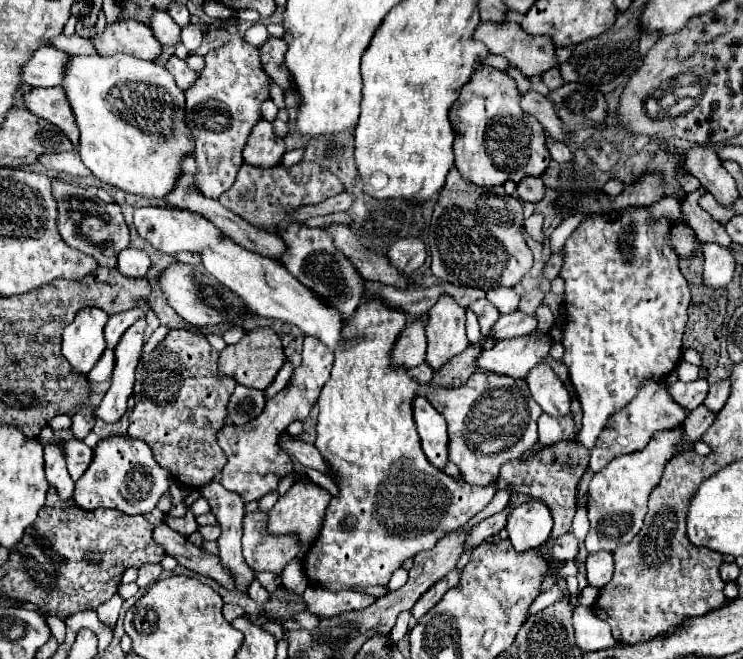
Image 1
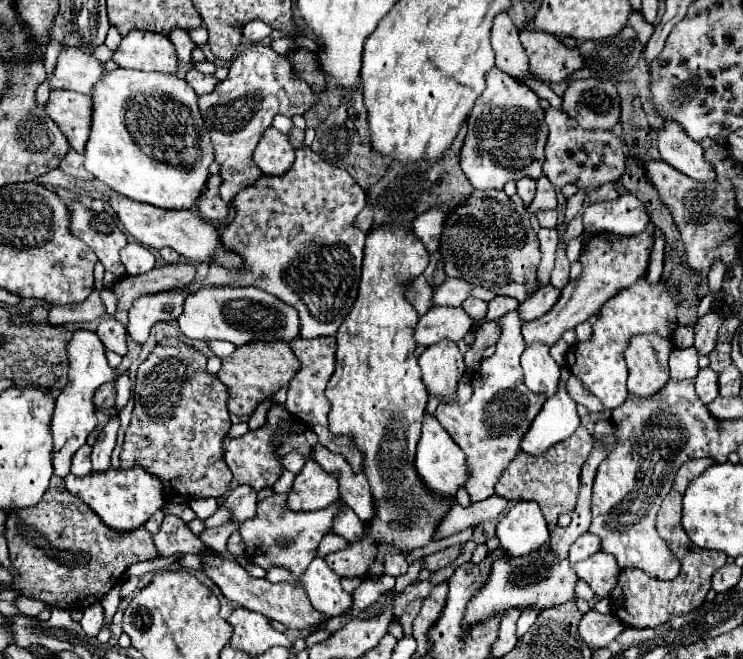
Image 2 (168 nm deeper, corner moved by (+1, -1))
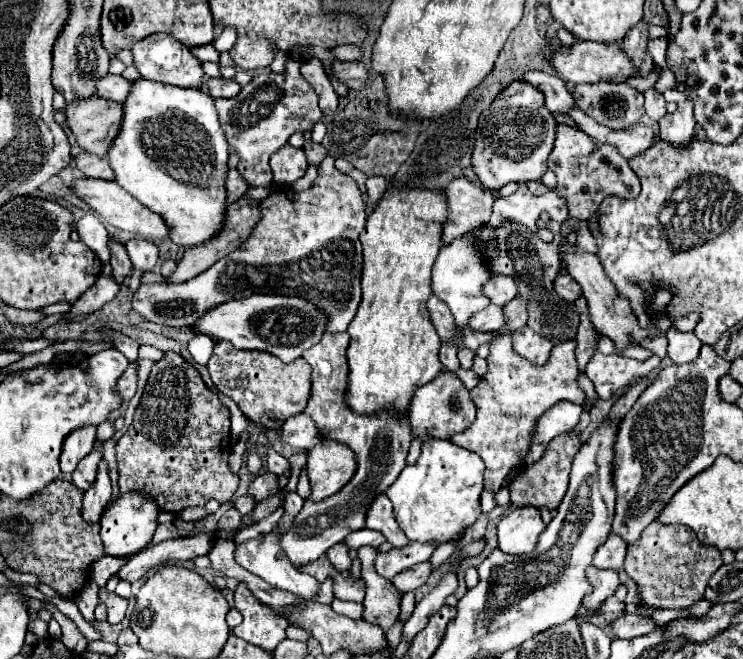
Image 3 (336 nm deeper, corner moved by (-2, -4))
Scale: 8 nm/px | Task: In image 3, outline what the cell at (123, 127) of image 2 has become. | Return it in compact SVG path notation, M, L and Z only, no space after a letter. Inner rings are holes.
M134 80L132 86L130 86L130 94L128 98L122 102L122 124L120 124L120 130L118 130L118 136L112 140L110 148L108 148L108 154L106 154L106 160L114 172L114 180L126 188L136 200L140 200L144 206L148 206L152 212L158 212L160 216L164 216L164 220L168 220L168 224L172 224L172 242L178 244L178 246L196 246L196 244L202 244L202 242L208 242L208 238L212 238L220 228L222 228L222 222L224 222L224 210L226 210L226 188L224 188L224 180L226 180L226 172L228 172L228 142L224 138L224 132L220 128L220 122L218 122L218 114L216 114L216 108L214 108L214 100L204 92L204 90L198 90L198 88L180 88L180 86L170 86L170 84L162 84L162 82L152 82L152 80Z

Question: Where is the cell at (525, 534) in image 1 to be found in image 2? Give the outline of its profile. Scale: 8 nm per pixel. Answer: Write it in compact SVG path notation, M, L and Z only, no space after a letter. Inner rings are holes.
M533 501L515 503L499 521L497 539L515 557L545 545L549 531L539 505Z

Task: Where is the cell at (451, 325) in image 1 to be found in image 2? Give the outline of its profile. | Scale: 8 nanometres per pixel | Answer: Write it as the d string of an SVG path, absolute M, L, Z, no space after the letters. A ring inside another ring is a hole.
M441 341L427 347L419 357L419 365L427 393L437 397L441 403L457 403L457 383L465 373L465 363L457 345Z

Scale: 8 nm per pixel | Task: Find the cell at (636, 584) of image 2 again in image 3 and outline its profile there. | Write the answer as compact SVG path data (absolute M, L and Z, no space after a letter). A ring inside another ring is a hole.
M652 522L646 528L644 536L640 538L640 544L632 544L632 548L628 548L626 562L624 562L628 576L638 586L640 604L644 608L652 608L652 610L688 610L690 606L694 606L696 602L700 602L704 598L708 580L720 566L722 566L722 556L720 556L718 548L708 548L708 546L700 544L696 534L684 524L670 526L670 524L662 524L662 522Z

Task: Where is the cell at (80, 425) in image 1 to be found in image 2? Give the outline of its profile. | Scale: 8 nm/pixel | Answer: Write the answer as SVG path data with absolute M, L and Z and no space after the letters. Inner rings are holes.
M105 383L95 391L95 407L111 409L115 405L115 383Z

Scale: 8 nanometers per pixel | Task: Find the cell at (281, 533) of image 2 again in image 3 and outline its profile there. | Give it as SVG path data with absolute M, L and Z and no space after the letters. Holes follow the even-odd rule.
M328 332L322 336L318 344L314 344L304 352L306 362L312 366L312 392L304 408L304 414L308 414L316 422L324 438L342 442L356 454L356 472L340 494L334 494L318 504L306 502L302 510L294 516L292 528L280 536L282 550L286 552L288 560L298 568L318 560L322 554L326 554L330 546L342 542L344 536L348 536L348 532L364 528L364 512L368 510L372 496L384 492L402 472L412 442L408 424L400 424L398 420L392 420L392 416L370 418L370 416L352 416L352 412L348 412L348 406L344 404L344 386L348 382L346 380L348 340L350 336L346 332L338 332L336 336Z

